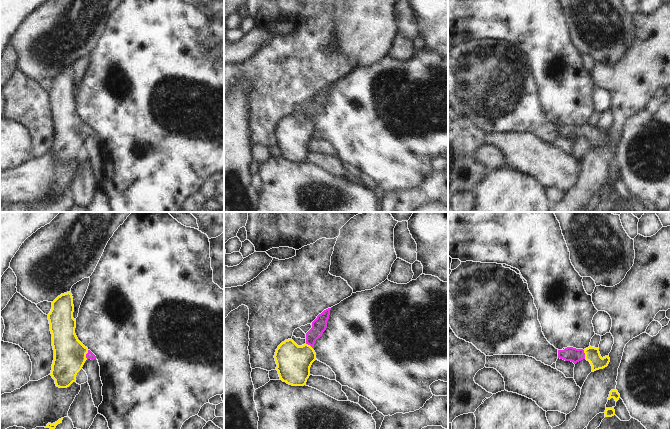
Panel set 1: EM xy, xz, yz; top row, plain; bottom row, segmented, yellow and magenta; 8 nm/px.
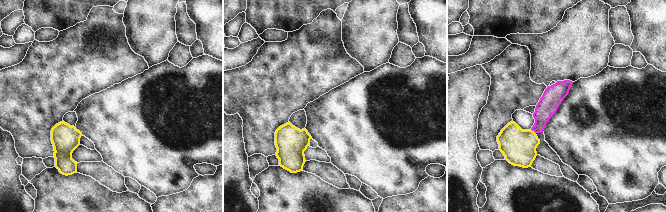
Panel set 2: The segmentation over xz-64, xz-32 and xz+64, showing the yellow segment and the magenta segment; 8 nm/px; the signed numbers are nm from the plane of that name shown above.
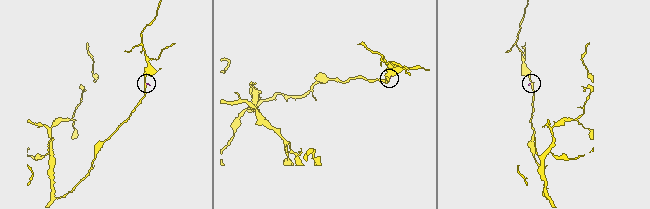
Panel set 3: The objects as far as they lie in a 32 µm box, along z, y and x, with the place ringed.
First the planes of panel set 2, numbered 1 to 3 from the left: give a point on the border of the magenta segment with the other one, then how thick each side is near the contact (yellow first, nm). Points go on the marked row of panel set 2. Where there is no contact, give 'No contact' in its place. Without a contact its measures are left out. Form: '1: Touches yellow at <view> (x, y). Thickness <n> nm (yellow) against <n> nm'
1: No contact
2: No contact
3: Touches yellow at xz+64 (533, 131). Thickness 280 nm (yellow) against 160 nm.

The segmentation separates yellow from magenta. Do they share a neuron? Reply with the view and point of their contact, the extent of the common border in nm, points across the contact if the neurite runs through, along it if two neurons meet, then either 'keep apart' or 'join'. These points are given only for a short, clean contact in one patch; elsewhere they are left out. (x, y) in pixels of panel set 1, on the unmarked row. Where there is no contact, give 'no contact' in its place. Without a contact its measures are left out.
meets yellow in xy at (86, 129); contact 70 nm long; runs through xy (69, 129), (86, 129), (89, 131); join

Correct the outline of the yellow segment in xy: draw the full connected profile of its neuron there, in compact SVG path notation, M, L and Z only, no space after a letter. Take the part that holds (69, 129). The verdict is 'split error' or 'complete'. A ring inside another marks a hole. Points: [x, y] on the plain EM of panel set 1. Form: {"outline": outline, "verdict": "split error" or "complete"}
{"outline": "M67 68L52 78L52 85L48 90L54 126L50 151L59 164L67 164L76 158L76 151L85 137L96 135L75 110L76 96L73 94L73 88L73 73Z", "verdict": "split error"}

